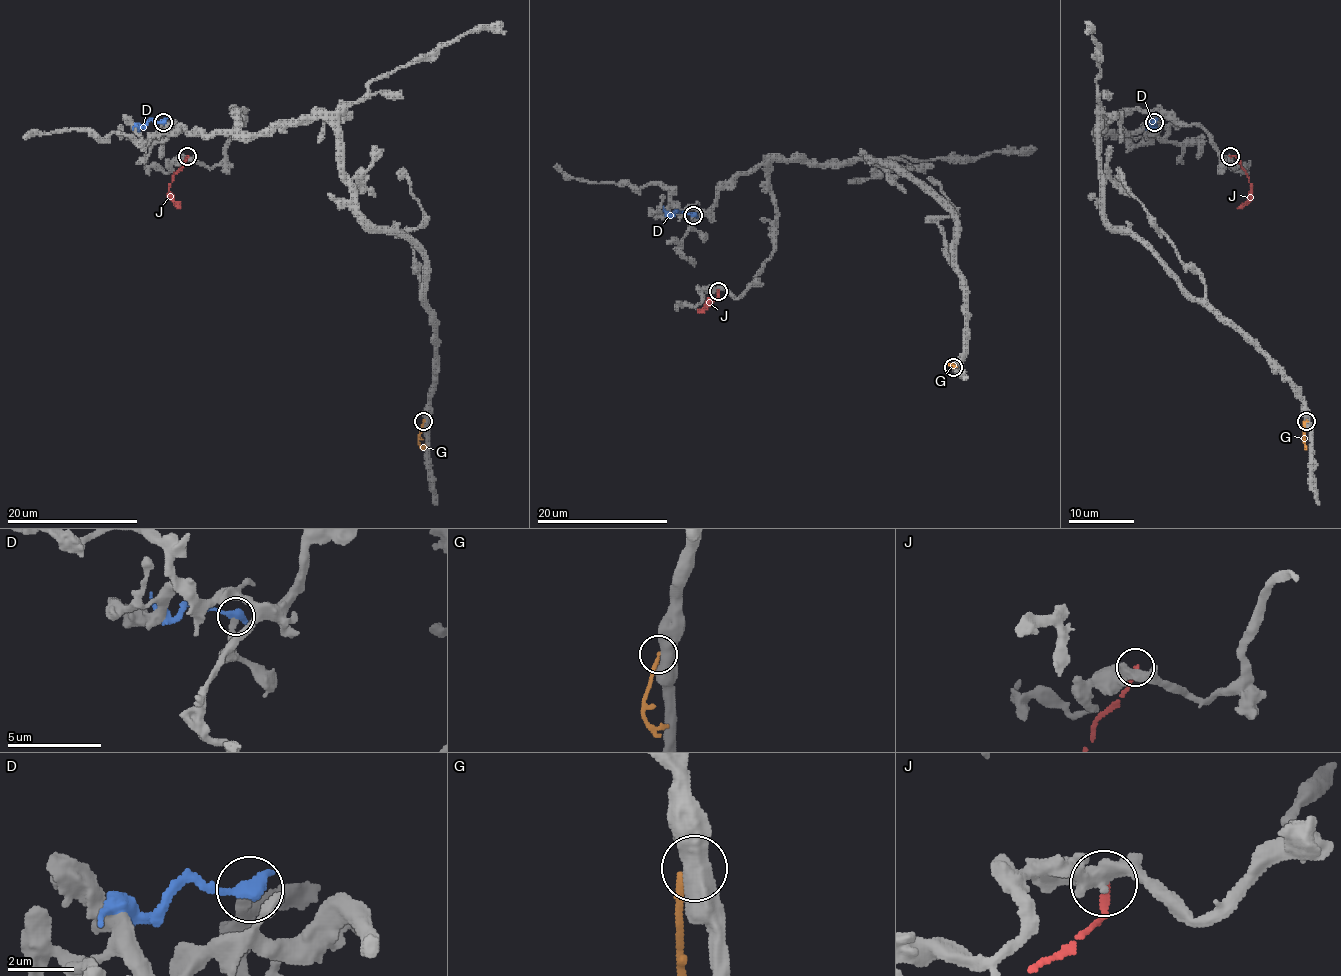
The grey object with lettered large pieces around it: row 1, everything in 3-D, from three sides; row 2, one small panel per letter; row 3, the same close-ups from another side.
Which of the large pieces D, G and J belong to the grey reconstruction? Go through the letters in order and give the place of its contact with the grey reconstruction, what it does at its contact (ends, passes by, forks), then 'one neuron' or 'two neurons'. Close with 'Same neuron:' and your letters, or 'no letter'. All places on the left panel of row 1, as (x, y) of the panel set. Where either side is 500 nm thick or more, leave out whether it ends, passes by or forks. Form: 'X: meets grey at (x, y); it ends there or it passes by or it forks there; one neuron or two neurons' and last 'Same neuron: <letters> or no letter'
D: meets grey at (163, 122); it ends there; two neurons
G: meets grey at (423, 421); two neurons
J: meets grey at (187, 156); two neurons
Same neuron: no letter

